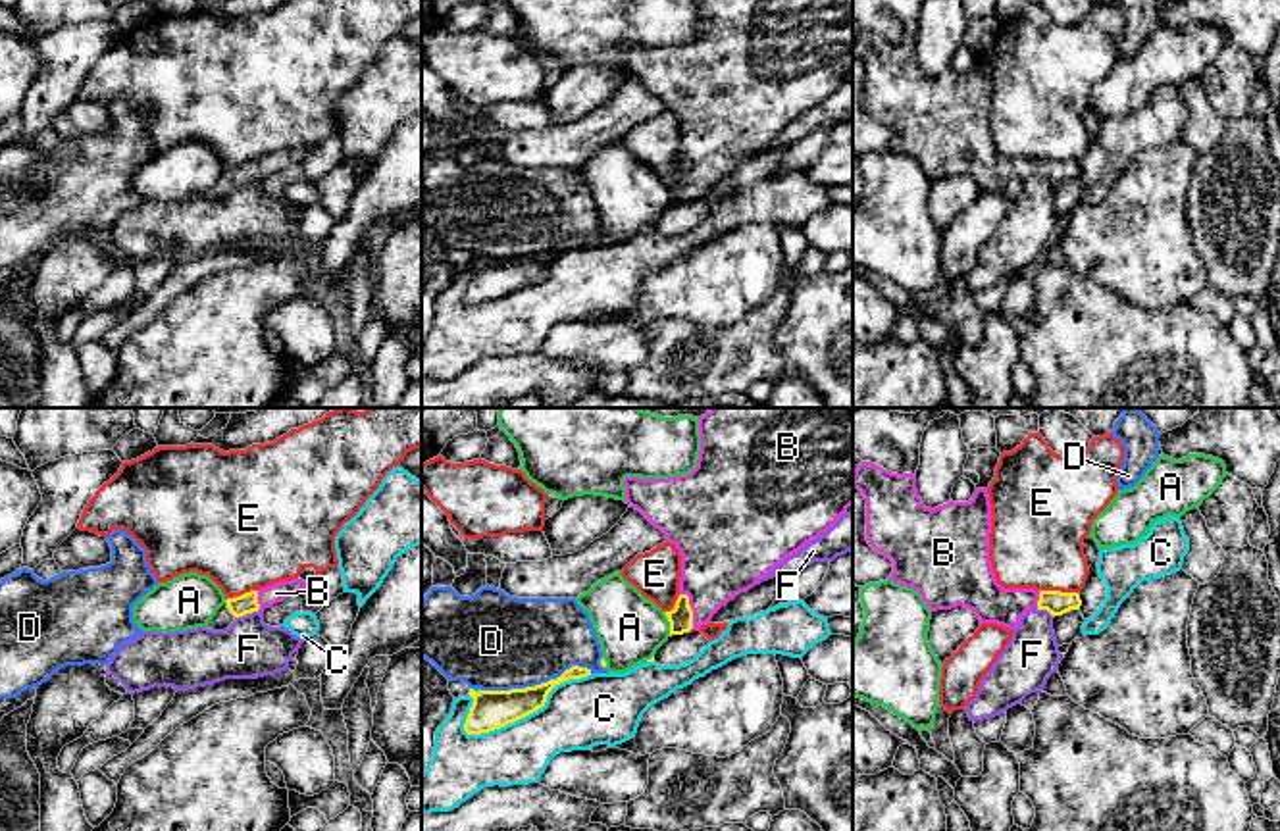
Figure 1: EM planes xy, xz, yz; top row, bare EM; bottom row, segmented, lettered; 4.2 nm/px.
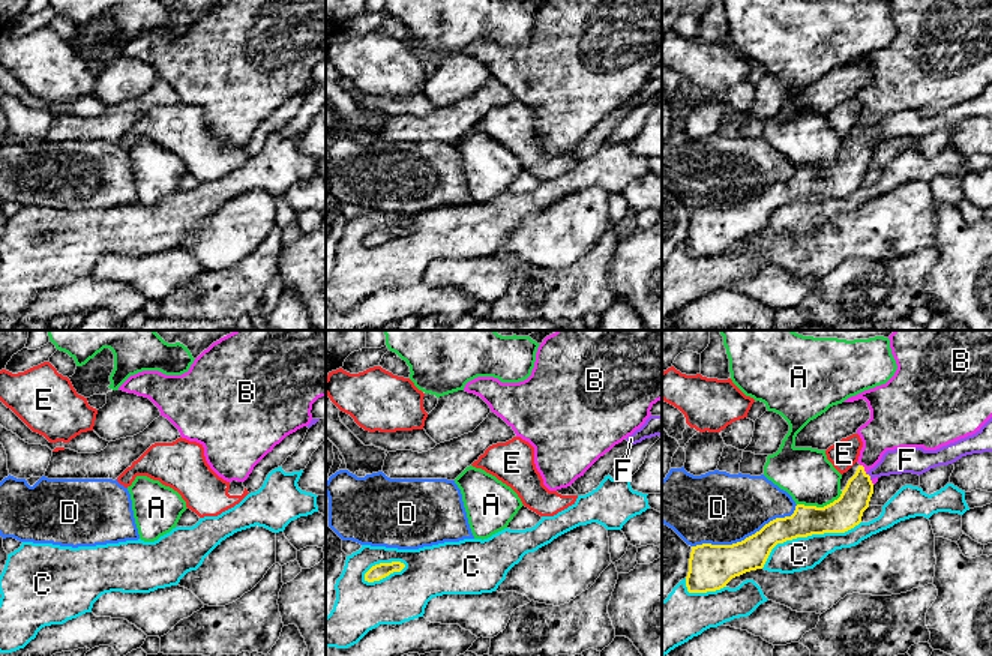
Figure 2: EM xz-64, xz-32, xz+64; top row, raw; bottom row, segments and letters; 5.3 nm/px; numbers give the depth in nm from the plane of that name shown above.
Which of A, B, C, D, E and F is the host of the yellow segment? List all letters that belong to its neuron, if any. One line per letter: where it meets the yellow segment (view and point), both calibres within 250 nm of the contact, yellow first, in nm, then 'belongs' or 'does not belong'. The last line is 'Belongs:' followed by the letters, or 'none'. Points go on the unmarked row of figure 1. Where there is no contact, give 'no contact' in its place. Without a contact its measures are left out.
A: contact xz (670, 193); calibres 100 and 280 nm; does not belong
B: contact xz (690, 177); calibres 100 and 340 nm; belongs
C: contact xz (528, 283); calibres 160 and 300 nm; does not belong
D: contact xz (536, 254); calibres 160 and 400 nm; does not belong
E: contact yz (1059, 160); calibres 100 and 380 nm; does not belong
F: contact xy (247, 181); calibres 90 and 260 nm; does not belong
Belongs: B

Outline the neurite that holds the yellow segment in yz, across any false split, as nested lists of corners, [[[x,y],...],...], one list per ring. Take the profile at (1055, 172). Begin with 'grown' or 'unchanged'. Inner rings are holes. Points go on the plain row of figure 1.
grown; [[[860,31],[853,42],[853,56],[866,69],[866,110],[893,131],[889,148],[912,156],[932,181],[964,175],[980,192],[1016,198],[1028,179],[1047,179],[1053,187],[1080,179],[1078,162],[1003,158],[989,129],[991,73],[987,58],[976,58],[968,71],[947,71],[926,77],[916,62],[916,44],[891,42],[872,31]]]

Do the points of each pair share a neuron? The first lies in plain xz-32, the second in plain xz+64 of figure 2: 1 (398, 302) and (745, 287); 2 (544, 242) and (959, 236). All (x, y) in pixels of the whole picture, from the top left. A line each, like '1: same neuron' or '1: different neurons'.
1: different neurons
2: different neurons

